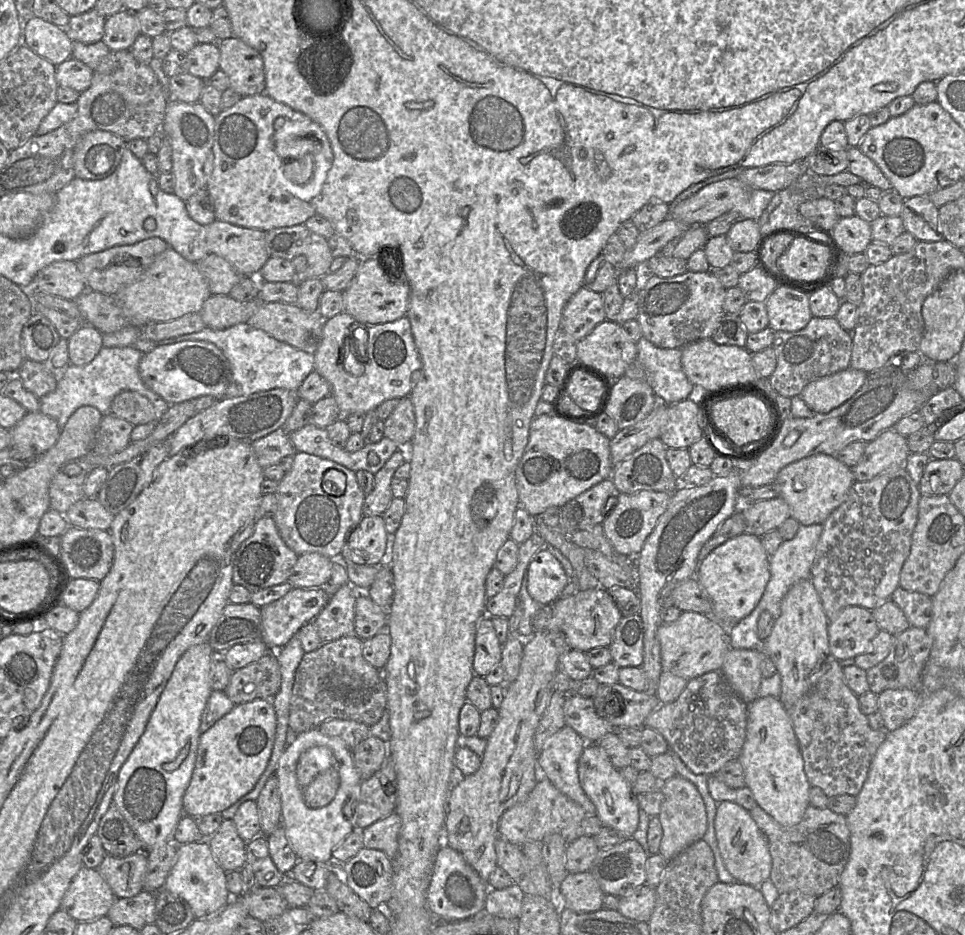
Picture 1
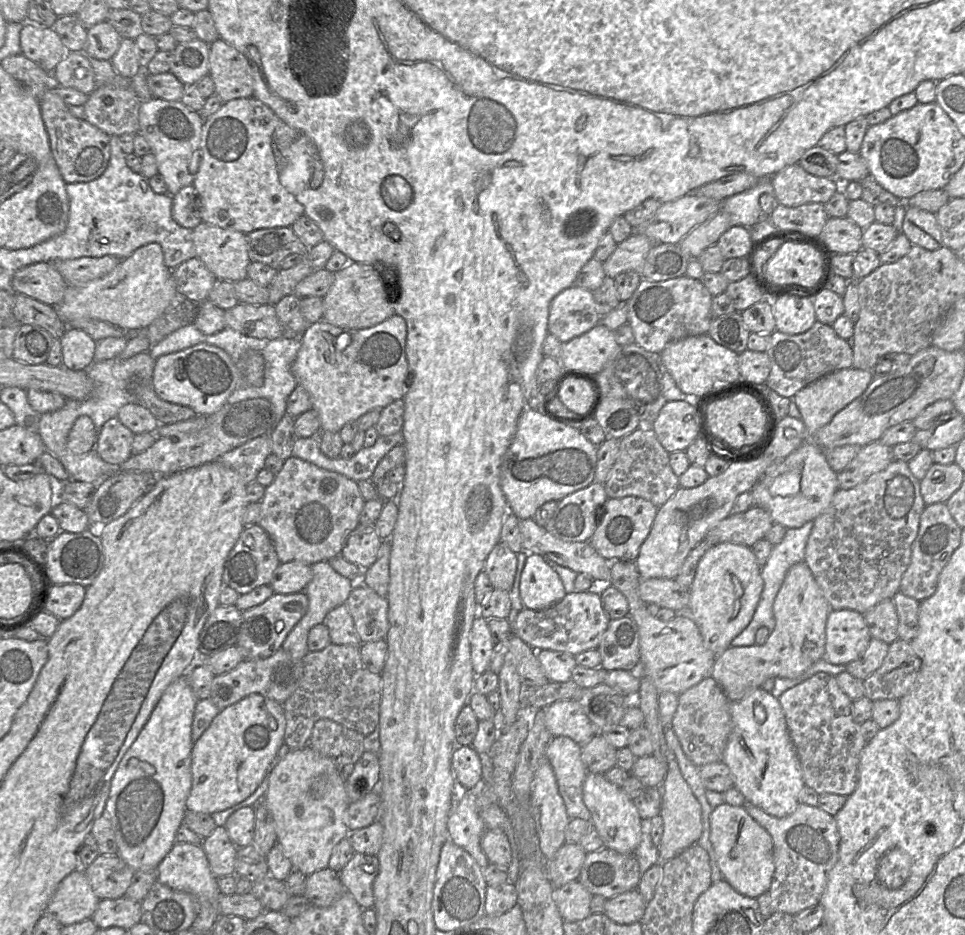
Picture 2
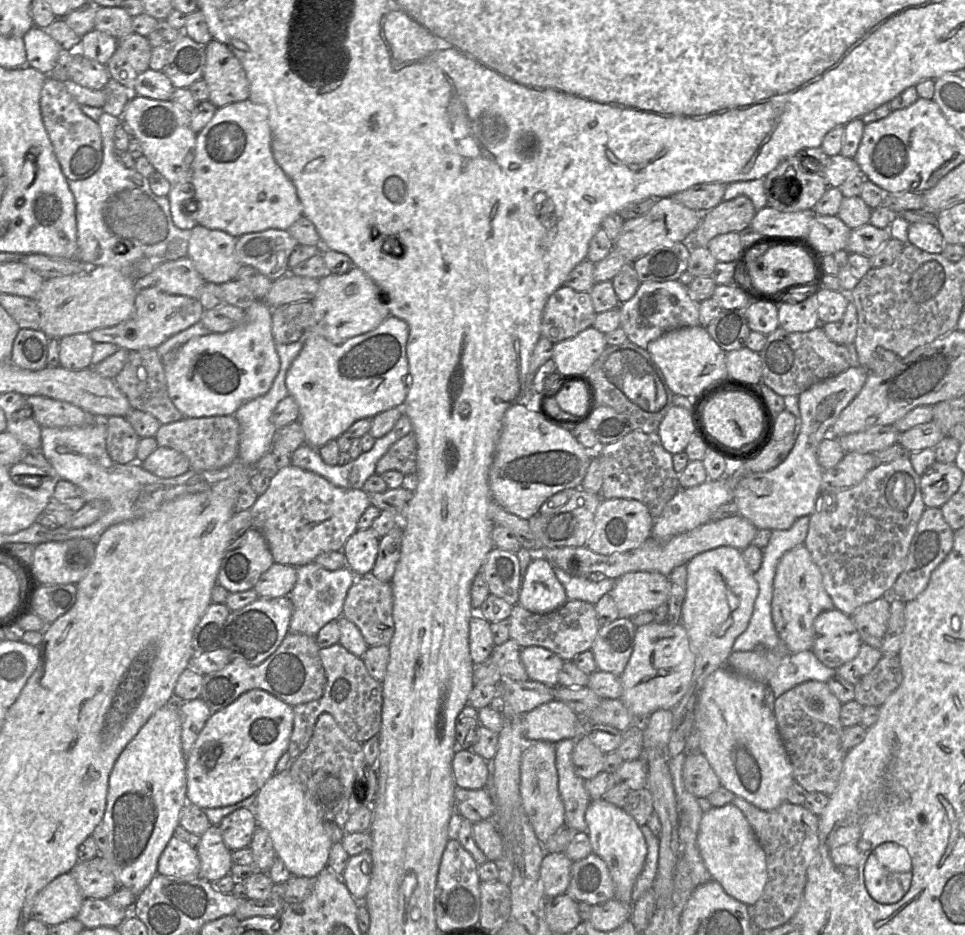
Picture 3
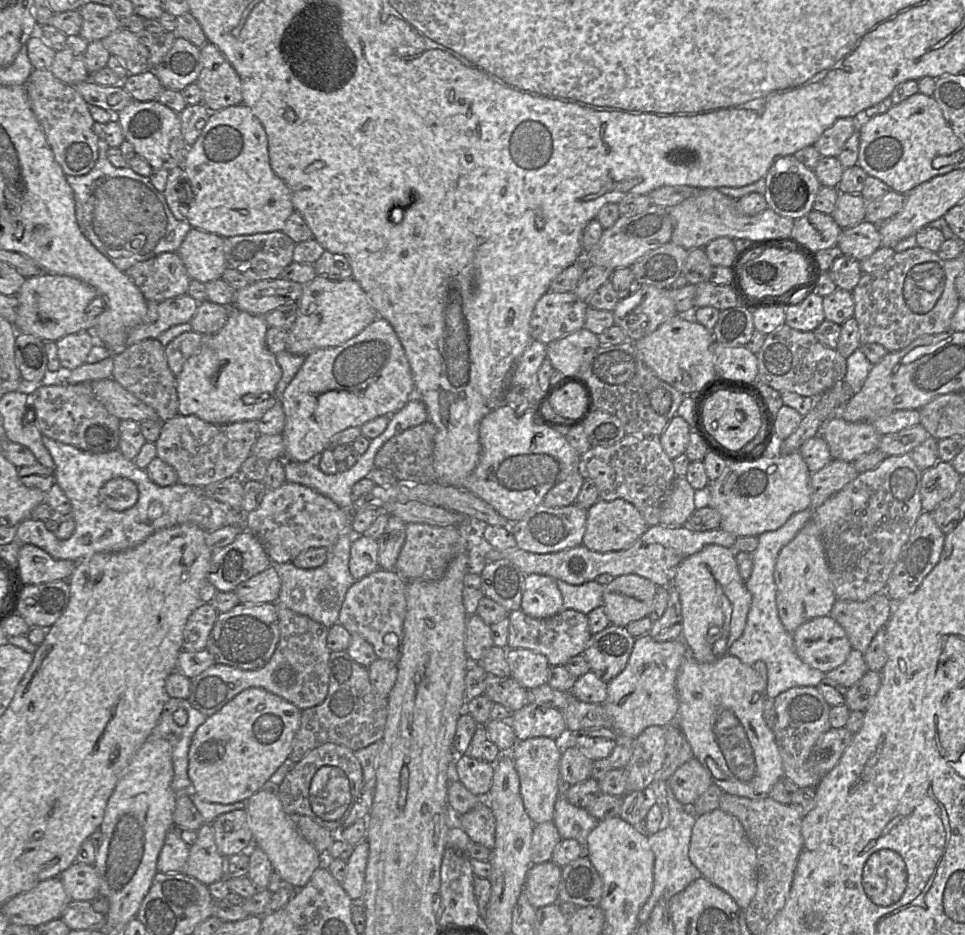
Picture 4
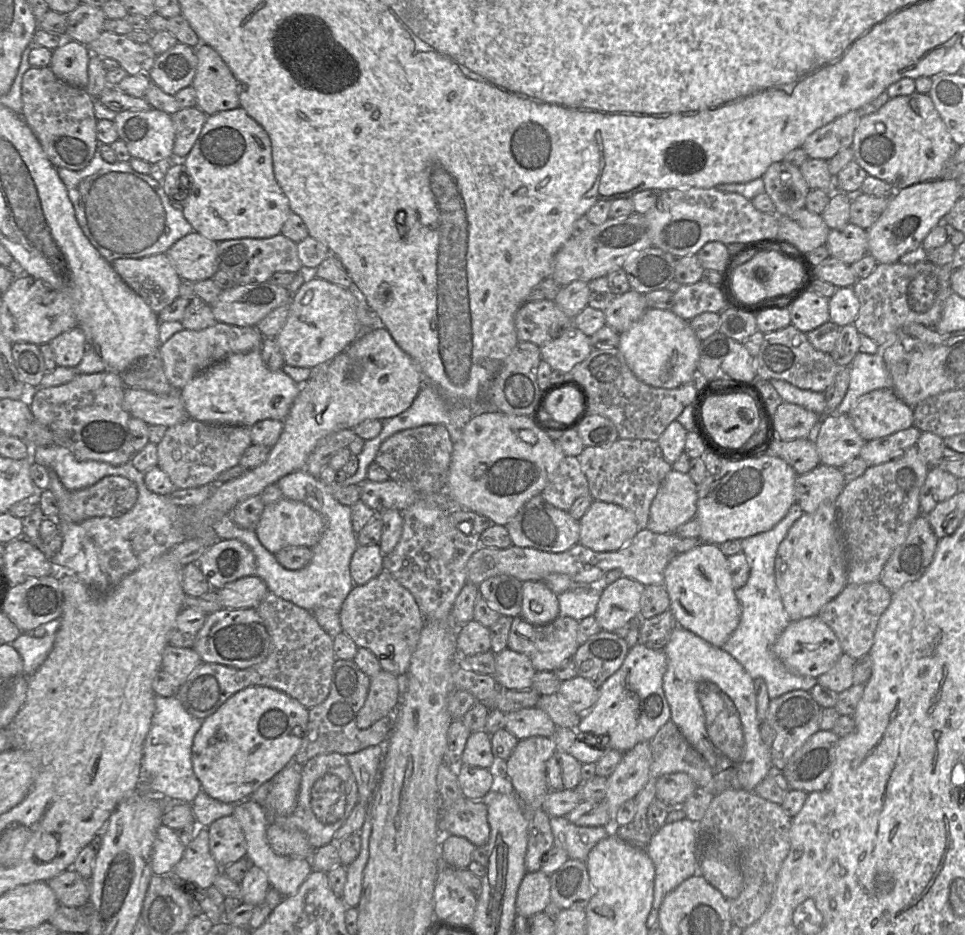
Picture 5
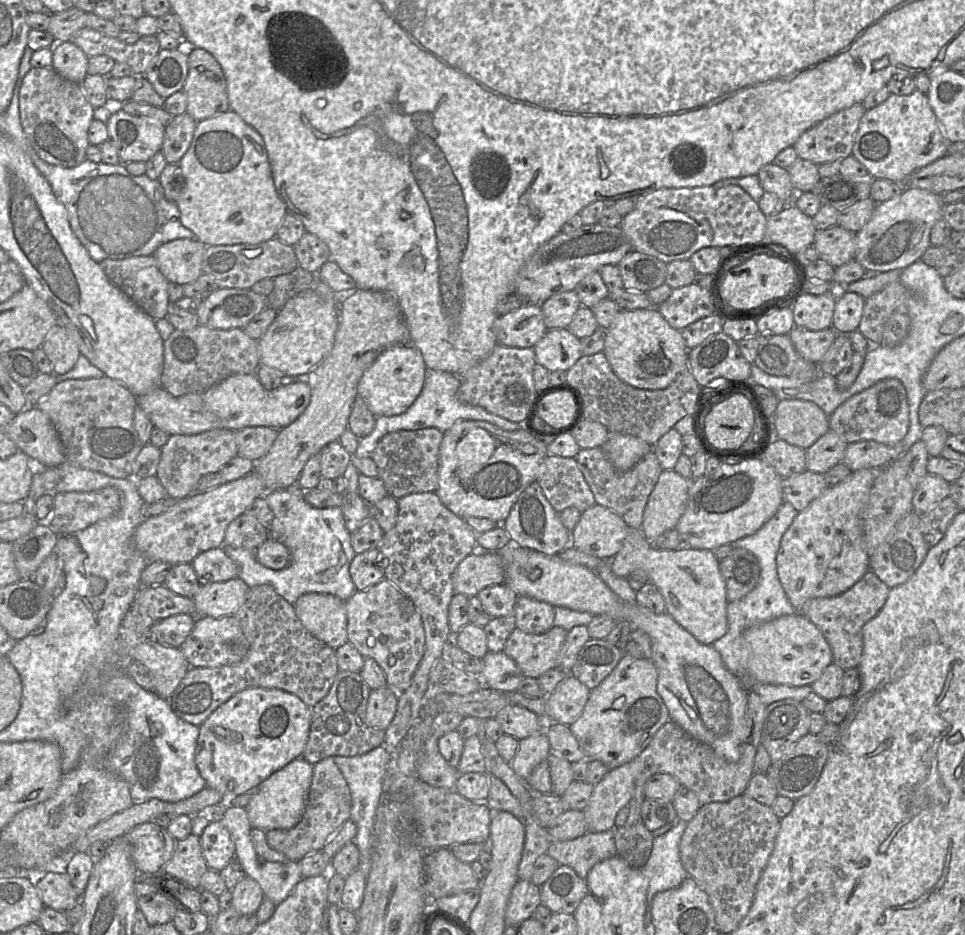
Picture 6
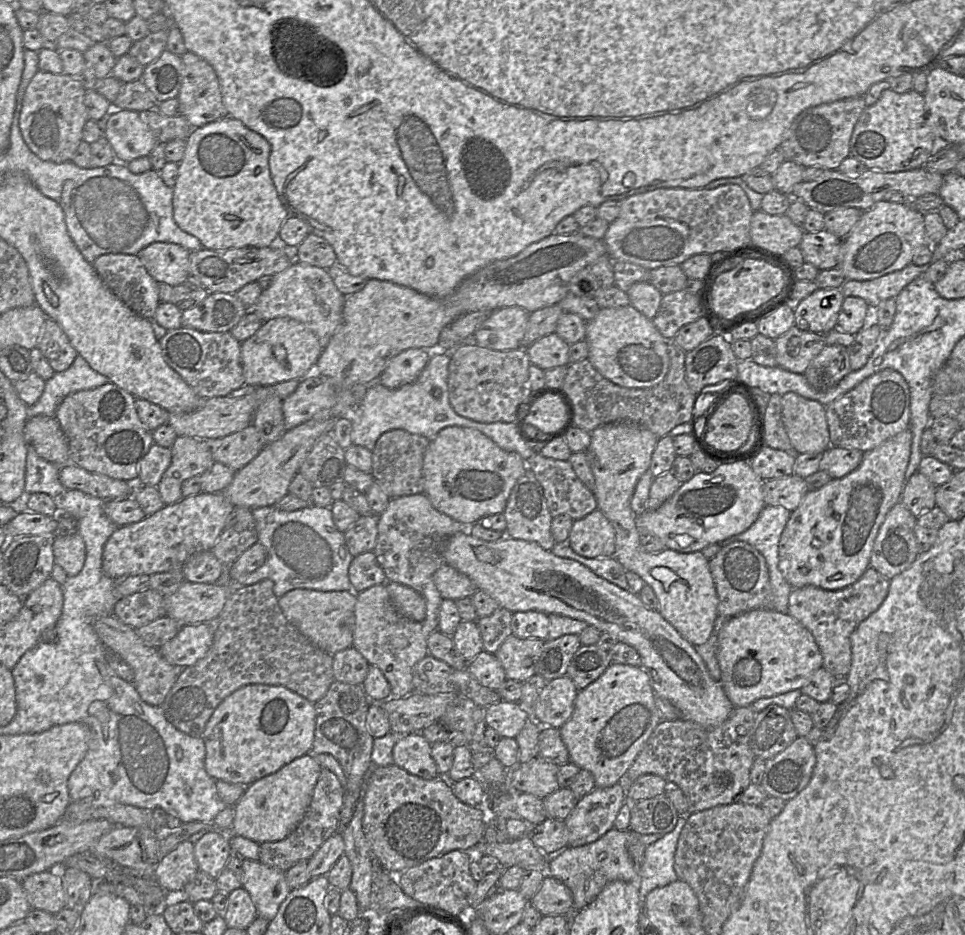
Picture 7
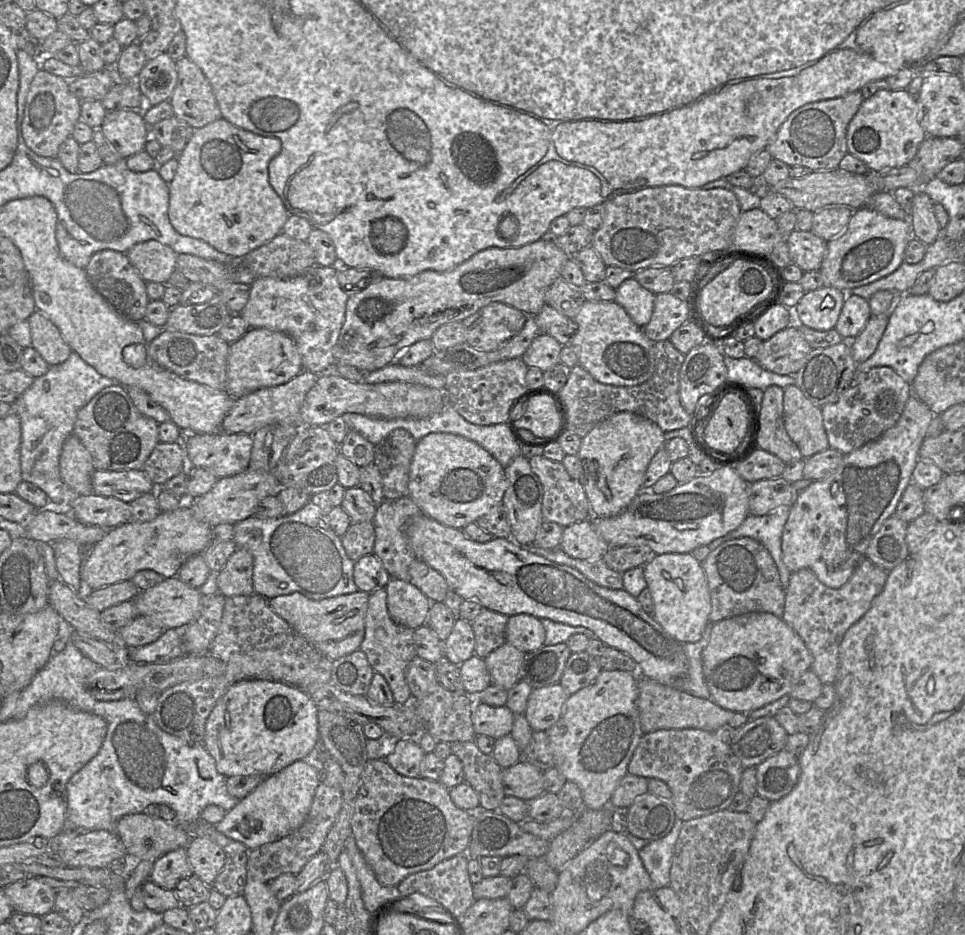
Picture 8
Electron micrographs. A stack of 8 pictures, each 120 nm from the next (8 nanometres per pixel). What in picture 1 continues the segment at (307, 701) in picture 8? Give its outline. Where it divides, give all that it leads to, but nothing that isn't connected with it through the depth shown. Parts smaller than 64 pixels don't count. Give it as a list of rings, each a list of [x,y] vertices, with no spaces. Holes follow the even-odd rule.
[[[256,698],[237,704],[200,735],[195,766],[182,798],[183,815],[199,818],[221,813],[249,793],[264,772],[271,756],[276,731],[276,715],[270,700]]]

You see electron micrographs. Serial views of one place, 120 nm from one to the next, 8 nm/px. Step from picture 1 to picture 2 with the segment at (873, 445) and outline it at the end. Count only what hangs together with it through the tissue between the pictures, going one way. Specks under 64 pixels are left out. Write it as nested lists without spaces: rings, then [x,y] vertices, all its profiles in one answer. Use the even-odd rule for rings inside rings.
[[[880,441],[860,447],[854,459],[840,472],[837,472],[839,489],[850,489],[871,475],[882,471],[894,460],[892,447]]]

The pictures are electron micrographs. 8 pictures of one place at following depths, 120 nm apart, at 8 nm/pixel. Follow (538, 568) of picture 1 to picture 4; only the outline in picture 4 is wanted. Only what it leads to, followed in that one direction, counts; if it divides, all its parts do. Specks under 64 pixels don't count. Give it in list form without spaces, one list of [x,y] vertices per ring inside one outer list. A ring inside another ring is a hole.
[[[526,575],[521,610],[533,618],[546,618],[563,610],[563,598],[556,581],[546,575]]]

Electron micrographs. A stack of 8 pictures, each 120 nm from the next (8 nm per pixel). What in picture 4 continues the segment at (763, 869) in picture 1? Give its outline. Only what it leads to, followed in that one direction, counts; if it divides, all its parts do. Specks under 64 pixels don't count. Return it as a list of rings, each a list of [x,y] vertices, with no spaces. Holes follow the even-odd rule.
[[[721,809],[696,817],[692,828],[689,859],[712,884],[728,893],[741,910],[745,910],[757,890],[756,849],[748,839],[740,821]]]

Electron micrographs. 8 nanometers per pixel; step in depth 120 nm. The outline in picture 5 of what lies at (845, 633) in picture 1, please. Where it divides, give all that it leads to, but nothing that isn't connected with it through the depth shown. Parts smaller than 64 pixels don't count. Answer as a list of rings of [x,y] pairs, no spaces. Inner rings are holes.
[[[818,616],[790,621],[776,640],[773,652],[792,673],[814,678],[828,672],[843,654],[835,633]]]

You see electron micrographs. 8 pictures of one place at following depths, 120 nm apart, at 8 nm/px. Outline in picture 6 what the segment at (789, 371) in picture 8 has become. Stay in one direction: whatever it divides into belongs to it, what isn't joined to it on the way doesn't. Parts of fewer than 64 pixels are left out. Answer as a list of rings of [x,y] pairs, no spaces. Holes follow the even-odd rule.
[[[794,326],[788,336],[796,351],[805,360],[819,363],[837,334],[832,327],[820,331],[809,331],[805,328]]]

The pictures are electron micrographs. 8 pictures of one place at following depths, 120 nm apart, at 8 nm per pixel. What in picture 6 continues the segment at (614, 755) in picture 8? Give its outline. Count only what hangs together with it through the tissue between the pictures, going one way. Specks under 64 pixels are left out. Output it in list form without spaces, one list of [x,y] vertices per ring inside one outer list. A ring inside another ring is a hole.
[[[623,655],[612,672],[595,688],[579,717],[569,725],[580,748],[590,760],[599,760],[614,769],[635,759],[650,743],[655,733],[670,720],[669,712],[657,692],[658,672],[651,659]]]

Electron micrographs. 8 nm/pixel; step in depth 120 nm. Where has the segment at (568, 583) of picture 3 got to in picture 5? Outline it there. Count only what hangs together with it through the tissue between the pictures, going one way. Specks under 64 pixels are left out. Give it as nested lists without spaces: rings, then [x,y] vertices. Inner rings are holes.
[[[577,586],[558,596],[559,616],[571,617],[577,621],[595,614],[600,599],[601,587]]]

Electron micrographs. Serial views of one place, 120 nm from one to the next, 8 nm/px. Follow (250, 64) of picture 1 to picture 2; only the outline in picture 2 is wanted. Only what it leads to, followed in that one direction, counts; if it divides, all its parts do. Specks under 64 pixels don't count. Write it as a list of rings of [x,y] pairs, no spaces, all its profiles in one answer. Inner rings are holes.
[[[216,39],[209,44],[209,76],[215,86],[214,94],[218,95],[223,103],[237,99],[252,97],[254,94],[252,70],[247,58],[236,48],[222,40]]]

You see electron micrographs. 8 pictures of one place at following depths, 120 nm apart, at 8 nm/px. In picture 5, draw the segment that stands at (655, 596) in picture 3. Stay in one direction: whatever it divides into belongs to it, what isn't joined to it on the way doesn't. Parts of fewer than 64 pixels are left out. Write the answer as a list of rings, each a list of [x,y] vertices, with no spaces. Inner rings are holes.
[[[625,576],[601,586],[594,614],[601,630],[613,632],[631,619],[640,617],[640,599],[644,589],[643,584]]]

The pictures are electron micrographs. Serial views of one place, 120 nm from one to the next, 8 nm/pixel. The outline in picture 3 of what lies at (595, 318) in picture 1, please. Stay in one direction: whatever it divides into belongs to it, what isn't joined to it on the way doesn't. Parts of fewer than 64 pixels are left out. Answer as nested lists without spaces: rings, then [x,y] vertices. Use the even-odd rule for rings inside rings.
[[[562,285],[549,296],[543,308],[540,324],[541,336],[556,344],[592,326],[595,317],[596,312],[589,291],[576,291]]]

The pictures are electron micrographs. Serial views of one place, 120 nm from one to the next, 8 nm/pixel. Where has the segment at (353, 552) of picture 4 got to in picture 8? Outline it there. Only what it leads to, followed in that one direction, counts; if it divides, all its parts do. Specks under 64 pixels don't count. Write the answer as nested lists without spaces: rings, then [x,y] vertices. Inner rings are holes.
[[[373,553],[354,561],[353,578],[358,590],[367,593],[385,588],[391,579],[381,561]]]

